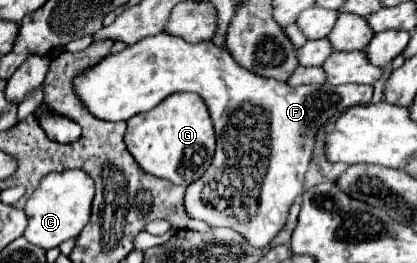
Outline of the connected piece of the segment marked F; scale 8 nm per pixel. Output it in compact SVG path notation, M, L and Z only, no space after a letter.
M159 33L159 35L151 35L151 37L145 37L141 39L139 43L135 43L133 47L125 47L123 51L119 53L109 53L105 59L101 59L101 63L95 63L93 67L87 67L83 71L77 73L77 77L73 79L73 91L77 95L77 99L81 99L81 103L89 109L89 113L93 113L97 119L103 119L103 121L127 121L131 119L133 115L137 113L145 113L149 109L153 109L155 105L161 103L161 99L165 99L167 95L171 93L177 93L177 91L191 91L191 93L197 93L207 109L209 109L209 115L213 119L213 127L215 127L215 137L217 137L217 151L215 151L215 157L209 165L209 169L205 171L205 175L201 179L197 179L195 183L191 183L187 187L187 193L185 193L185 207L187 207L187 213L193 217L193 219L201 219L205 221L207 225L211 227L231 227L235 229L237 233L241 233L253 247L265 247L273 235L277 235L281 231L281 227L285 225L285 219L287 219L287 211L293 203L293 199L297 195L303 195L303 177L305 177L305 171L309 167L309 161L311 161L311 149L313 149L313 143L315 143L315 131L325 125L331 117L337 117L339 113L343 113L345 109L353 107L353 105L363 105L363 103L369 103L371 97L373 97L373 85L329 85L329 83L323 83L323 85L301 85L301 87L289 87L287 83L281 83L281 81L275 81L275 79L263 79L263 77L257 77L253 75L251 71L239 67L233 57L229 55L229 51L223 47L215 47L211 41L201 41L201 43L185 43L183 39L179 37L173 37L173 35L167 35L167 33Z

